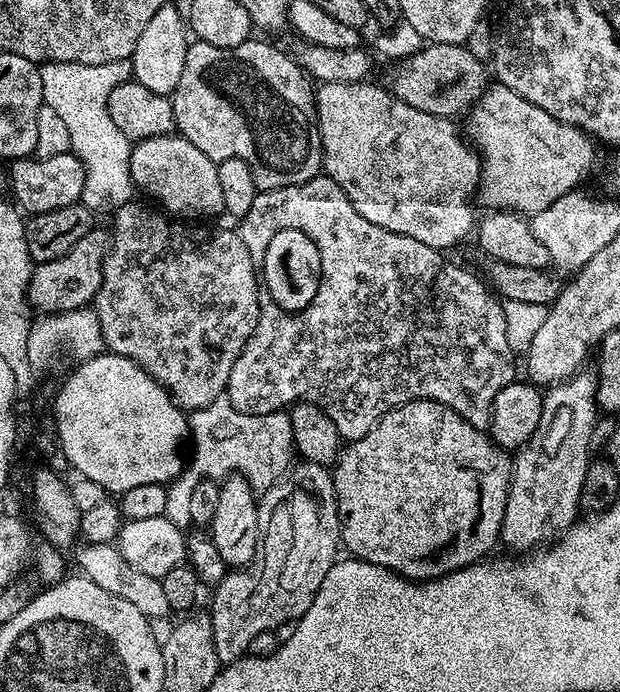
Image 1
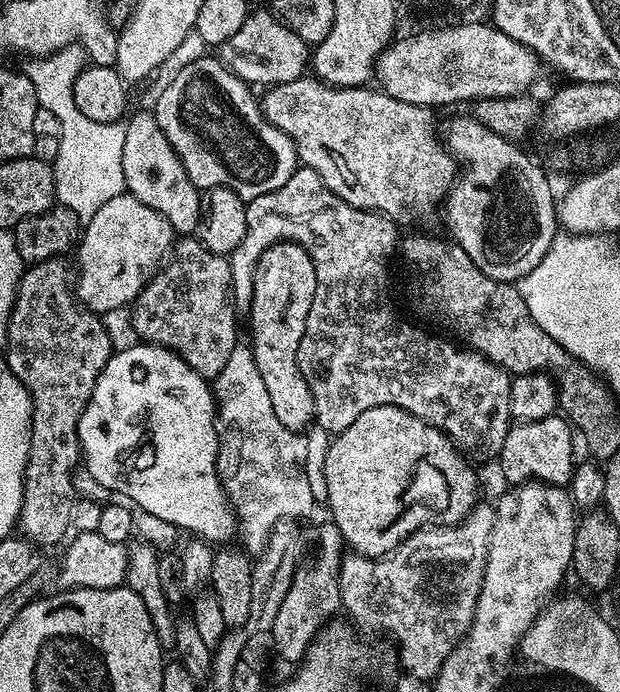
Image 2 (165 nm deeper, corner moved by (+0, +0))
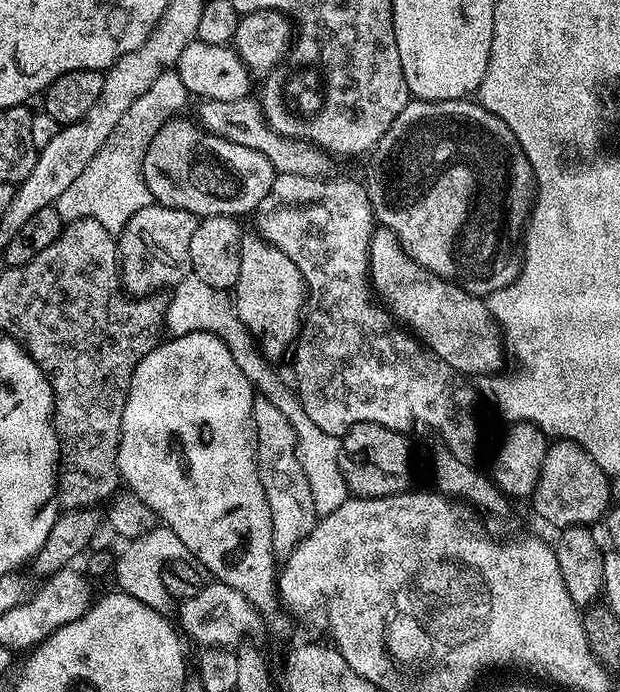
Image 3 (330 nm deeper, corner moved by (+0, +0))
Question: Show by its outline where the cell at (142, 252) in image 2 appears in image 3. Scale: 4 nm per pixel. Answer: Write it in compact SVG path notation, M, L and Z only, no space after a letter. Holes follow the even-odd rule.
M159 202L139 208L118 236L118 271L125 293L133 298L148 298L153 295L151 292L156 292L159 288L173 289L181 279L188 276L192 266L190 238L194 238L197 223L197 217L193 213Z

